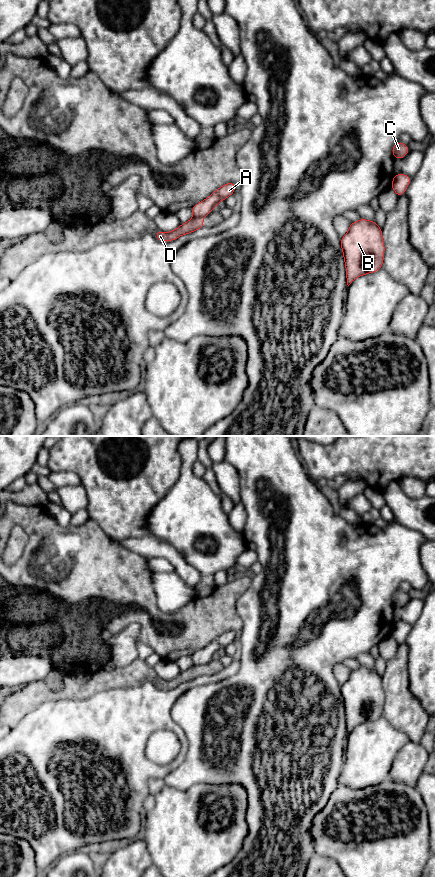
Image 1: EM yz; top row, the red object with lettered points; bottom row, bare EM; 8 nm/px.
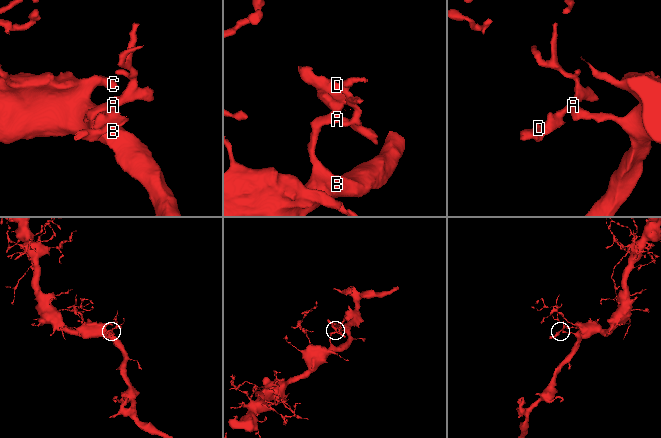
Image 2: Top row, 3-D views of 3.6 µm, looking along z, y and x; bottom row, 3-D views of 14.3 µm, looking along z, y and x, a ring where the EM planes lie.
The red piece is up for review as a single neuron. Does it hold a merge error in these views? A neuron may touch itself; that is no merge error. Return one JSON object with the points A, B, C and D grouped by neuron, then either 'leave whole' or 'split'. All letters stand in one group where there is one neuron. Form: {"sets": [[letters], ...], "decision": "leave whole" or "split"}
{"sets": [["A", "B", "C"], ["D"]], "decision": "split"}

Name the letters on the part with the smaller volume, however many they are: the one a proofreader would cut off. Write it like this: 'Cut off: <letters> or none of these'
Cut off: D

